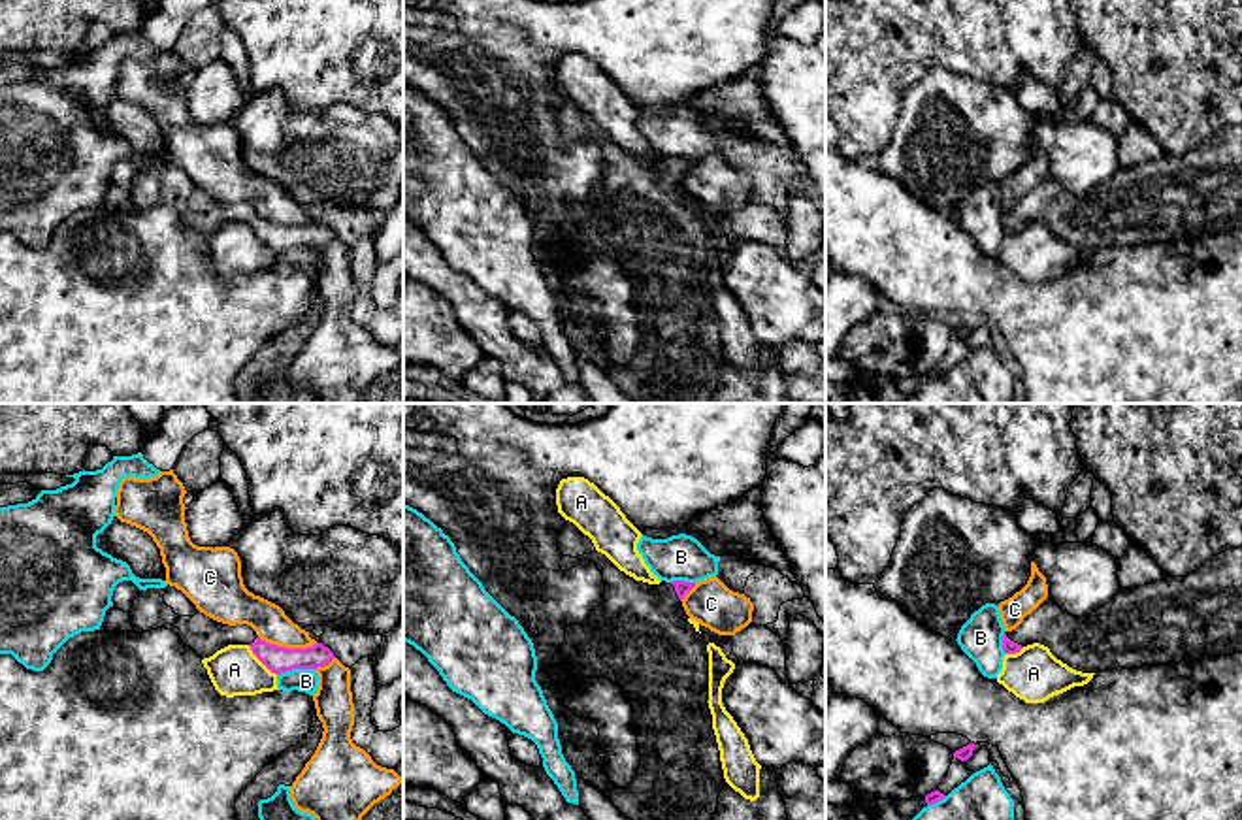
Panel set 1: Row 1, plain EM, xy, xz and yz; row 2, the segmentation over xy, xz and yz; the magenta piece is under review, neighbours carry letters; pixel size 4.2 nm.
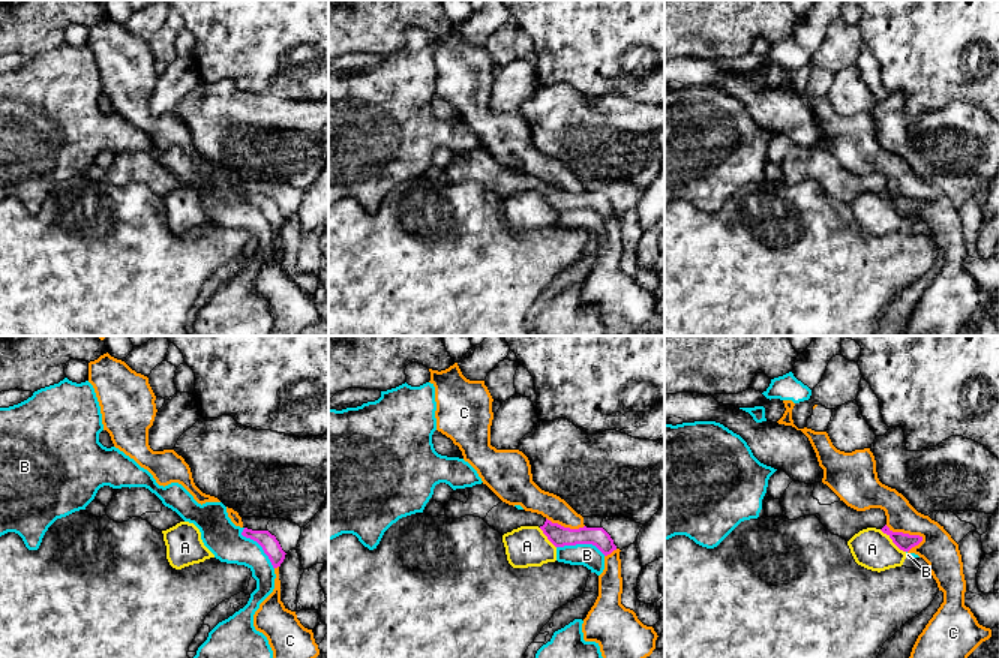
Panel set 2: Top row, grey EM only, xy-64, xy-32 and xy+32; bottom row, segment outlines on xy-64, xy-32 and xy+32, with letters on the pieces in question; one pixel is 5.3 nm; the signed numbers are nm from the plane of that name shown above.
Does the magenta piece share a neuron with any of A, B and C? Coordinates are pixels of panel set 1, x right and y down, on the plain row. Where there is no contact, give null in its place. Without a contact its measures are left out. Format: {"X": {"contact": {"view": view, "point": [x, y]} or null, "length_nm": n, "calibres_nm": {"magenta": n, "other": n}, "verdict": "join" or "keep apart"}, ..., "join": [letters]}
{"A": {"contact": {"view": "xy", "point": [261, 238]}, "length_nm": 180, "calibres_nm": {"magenta": 110, "other": 220}, "verdict": "keep apart"}, "B": {"contact": {"view": "xy", "point": [294, 246]}, "length_nm": 160, "calibres_nm": {"magenta": 110, "other": 100}, "verdict": "keep apart"}, "C": {"contact": {"view": "xy", "point": [289, 227]}, "length_nm": 260, "calibres_nm": {"magenta": 110, "other": 150}, "verdict": "keep apart"}, "join": []}

